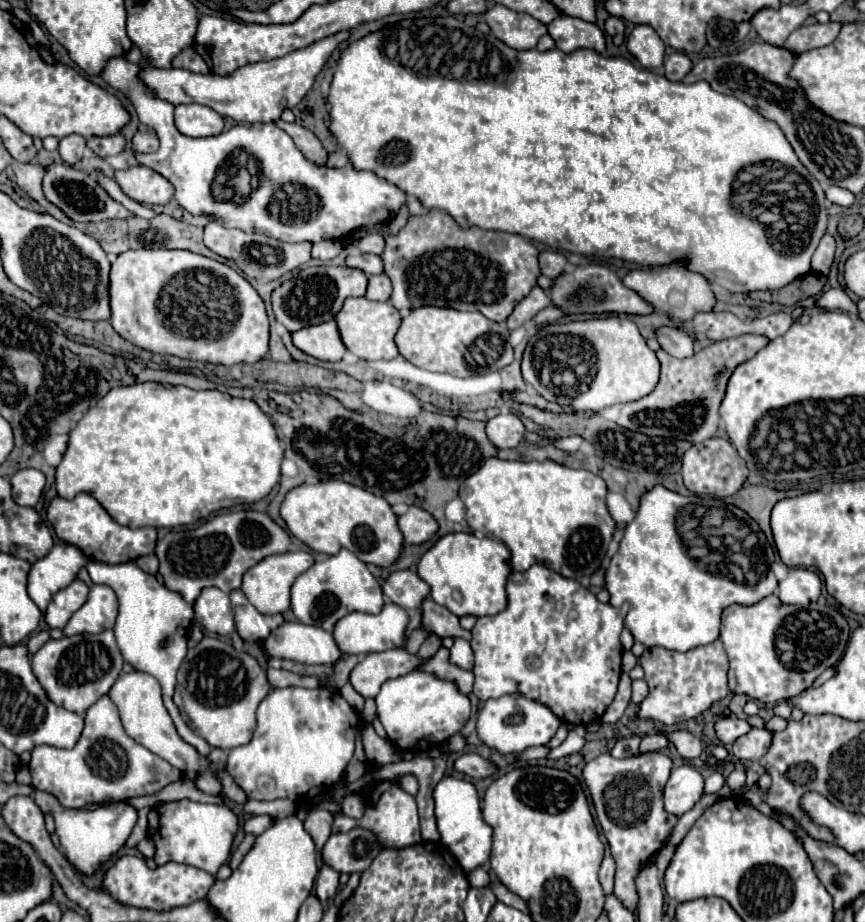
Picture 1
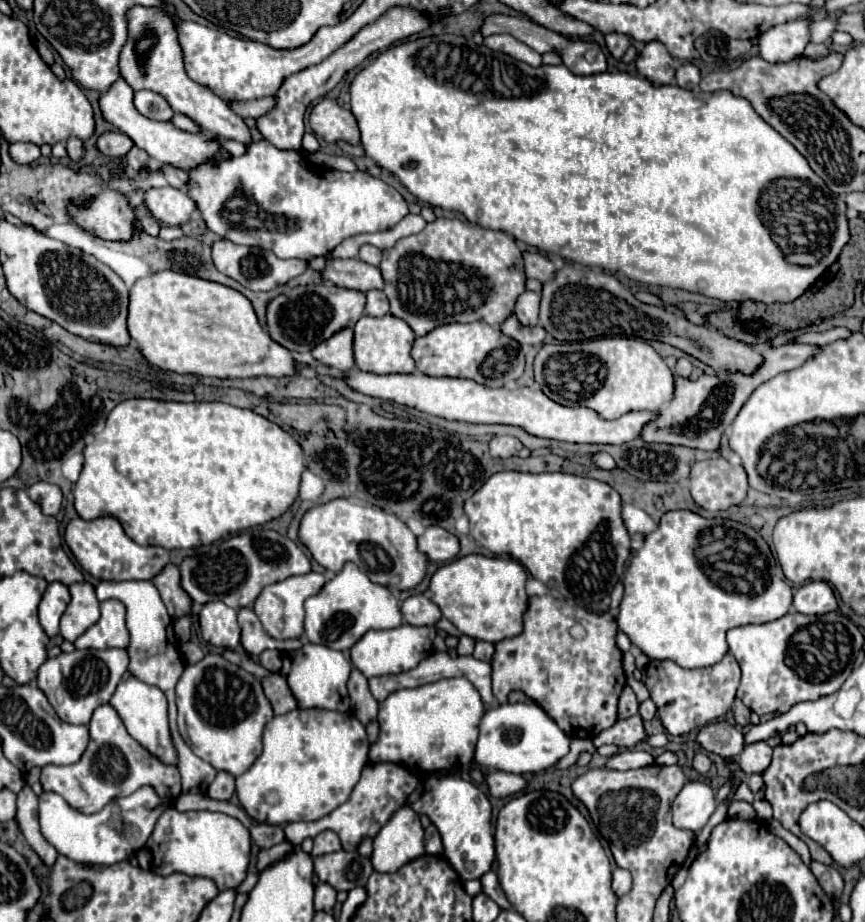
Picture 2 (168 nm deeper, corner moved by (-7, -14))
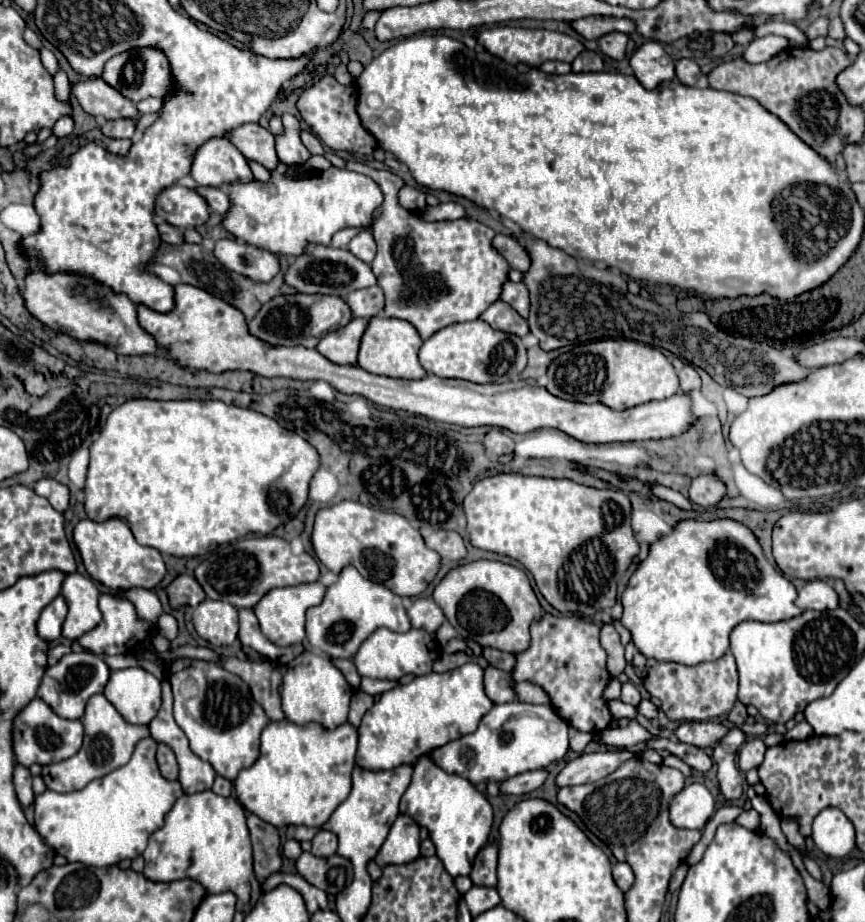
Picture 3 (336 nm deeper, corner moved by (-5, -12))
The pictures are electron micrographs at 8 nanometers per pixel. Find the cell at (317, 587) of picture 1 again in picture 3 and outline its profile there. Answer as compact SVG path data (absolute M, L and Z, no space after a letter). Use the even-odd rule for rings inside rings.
M345 566L339 574L337 584L327 588L327 594L319 606L307 610L307 640L311 646L333 658L353 658L377 628L389 628L393 632L407 632L411 620L403 602L383 584L365 580L353 566Z

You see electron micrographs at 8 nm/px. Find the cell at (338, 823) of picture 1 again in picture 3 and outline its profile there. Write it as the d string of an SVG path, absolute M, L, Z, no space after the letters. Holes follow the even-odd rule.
M401 814L389 830L387 840L375 856L377 866L385 864L407 864L419 856L419 826L413 818Z

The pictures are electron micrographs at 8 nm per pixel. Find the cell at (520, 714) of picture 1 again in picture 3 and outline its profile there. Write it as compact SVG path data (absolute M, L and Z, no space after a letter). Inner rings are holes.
M507 702L507 704L495 704L483 718L479 728L473 734L461 736L459 740L447 742L441 748L435 748L429 758L443 768L449 774L459 774L471 784L481 784L481 782L503 782L511 776L517 776L527 770L539 770L547 768L549 764L561 760L569 750L569 740L567 740L567 722L555 712L553 706L535 706L527 702Z

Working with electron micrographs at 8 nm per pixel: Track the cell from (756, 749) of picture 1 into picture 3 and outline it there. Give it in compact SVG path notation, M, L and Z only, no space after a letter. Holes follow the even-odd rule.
M751 738L747 740L743 746L741 746L741 752L739 752L739 768L743 772L751 770L751 768L757 768L765 756L765 744L761 738Z

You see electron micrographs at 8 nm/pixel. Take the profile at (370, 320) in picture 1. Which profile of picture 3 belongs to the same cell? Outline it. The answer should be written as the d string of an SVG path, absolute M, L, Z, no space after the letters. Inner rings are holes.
M371 318L369 326L363 334L363 340L361 340L357 364L371 374L419 380L419 378L427 376L425 368L419 364L419 358L417 358L421 344L423 344L423 340L421 340L419 332L409 322L397 320L397 318Z

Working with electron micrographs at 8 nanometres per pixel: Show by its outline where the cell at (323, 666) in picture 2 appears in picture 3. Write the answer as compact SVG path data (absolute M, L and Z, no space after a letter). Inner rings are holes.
M303 652L297 656L291 666L283 674L281 684L281 704L285 718L297 726L305 726L309 722L319 722L323 728L333 730L347 722L349 702L353 696L353 688L347 684L343 674L325 658L313 652Z

